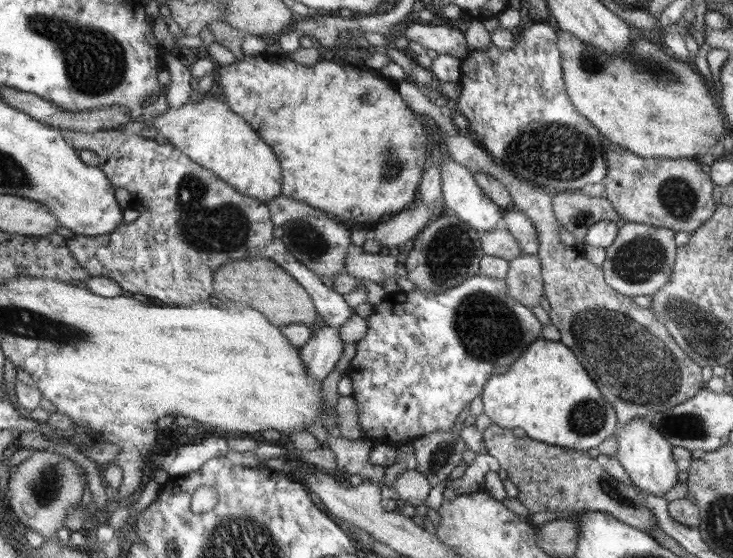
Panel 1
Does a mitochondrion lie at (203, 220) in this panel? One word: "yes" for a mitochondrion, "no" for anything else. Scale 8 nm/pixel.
yes

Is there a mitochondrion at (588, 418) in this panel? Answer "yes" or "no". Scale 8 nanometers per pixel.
yes

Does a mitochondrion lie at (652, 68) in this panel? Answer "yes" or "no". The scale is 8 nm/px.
yes

